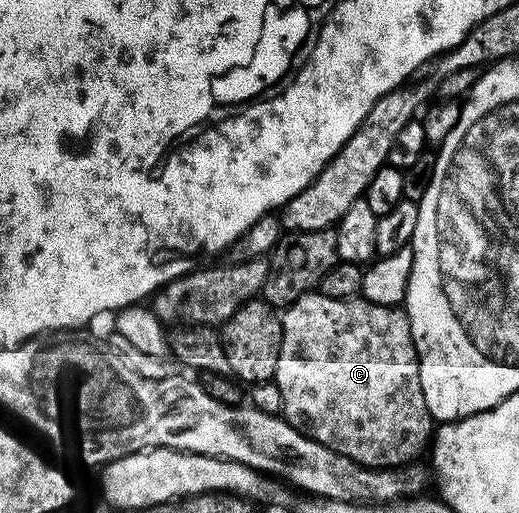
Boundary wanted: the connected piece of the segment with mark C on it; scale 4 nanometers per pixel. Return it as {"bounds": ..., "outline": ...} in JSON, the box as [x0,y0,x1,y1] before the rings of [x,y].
{"bounds":[273,290,435,468],"outline":[[[320,290],[303,294],[291,307],[280,313],[282,324],[282,346],[278,366],[275,368],[273,380],[276,381],[282,394],[281,412],[285,421],[305,433],[312,440],[318,440],[323,446],[351,458],[368,468],[404,468],[418,459],[421,451],[430,447],[435,435],[435,421],[427,410],[427,402],[423,398],[423,386],[419,382],[419,358],[415,350],[415,342],[411,334],[411,322],[404,307],[388,308],[364,298],[340,300],[327,298]]]}

